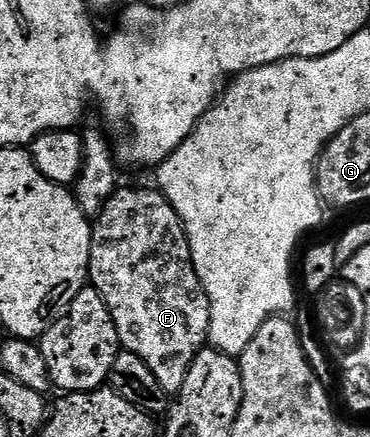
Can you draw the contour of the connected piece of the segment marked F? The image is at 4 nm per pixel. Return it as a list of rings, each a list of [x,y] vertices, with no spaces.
[[[155,187],[123,188],[116,188],[115,194],[103,204],[103,209],[94,214],[87,276],[101,299],[105,299],[109,315],[113,315],[120,346],[126,352],[137,355],[137,359],[145,359],[145,367],[153,371],[163,392],[175,395],[185,383],[185,375],[193,359],[208,344],[211,332],[209,295],[195,270],[183,221],[167,196]]]

